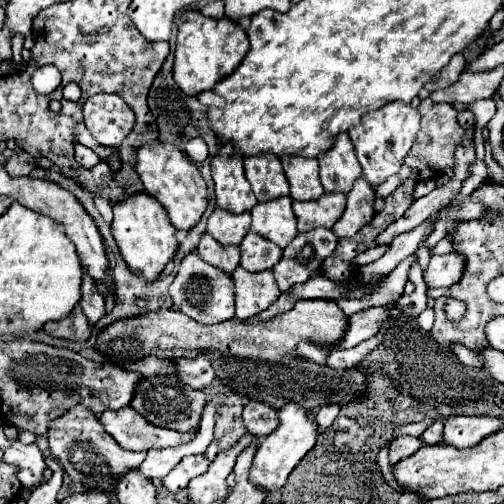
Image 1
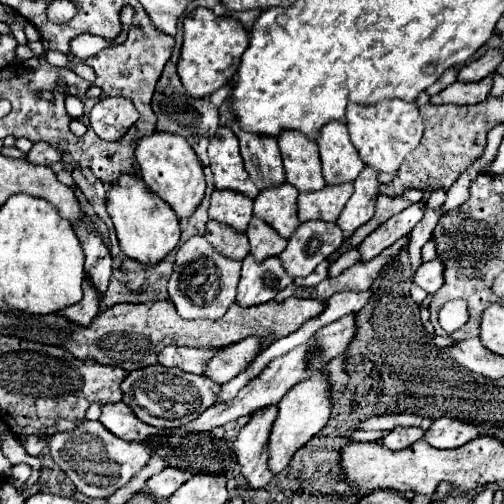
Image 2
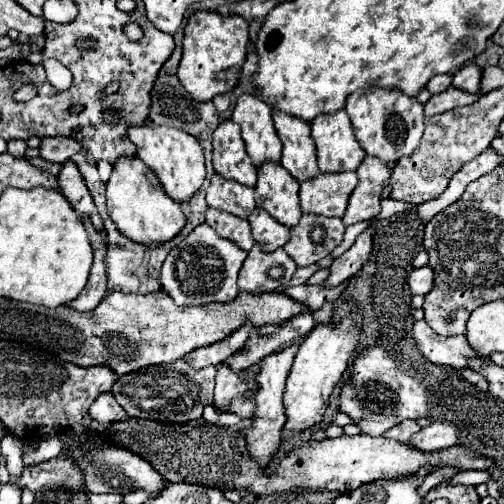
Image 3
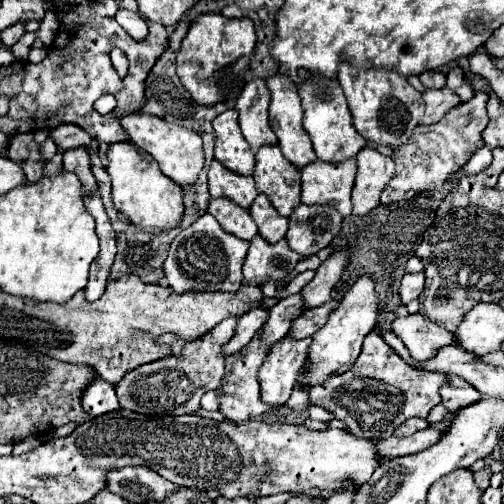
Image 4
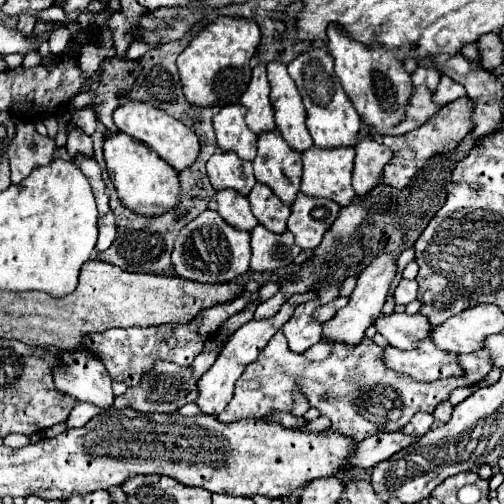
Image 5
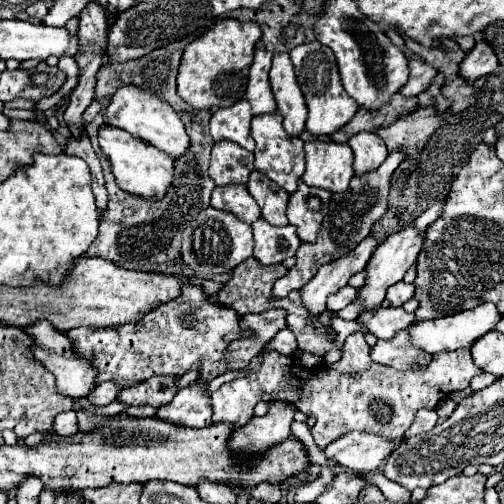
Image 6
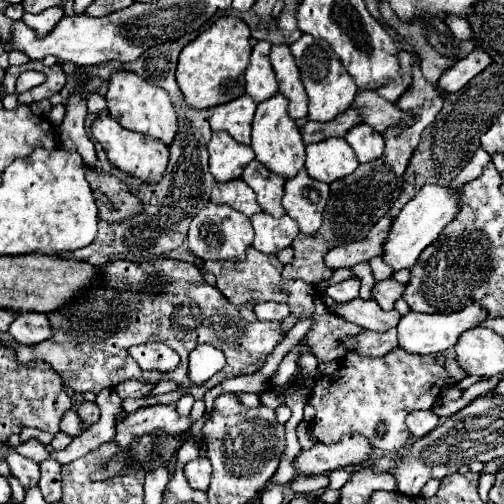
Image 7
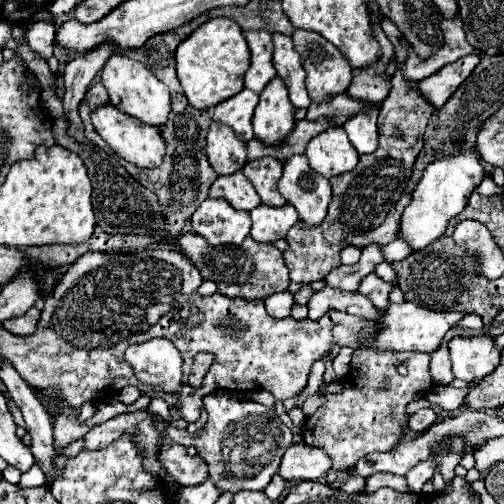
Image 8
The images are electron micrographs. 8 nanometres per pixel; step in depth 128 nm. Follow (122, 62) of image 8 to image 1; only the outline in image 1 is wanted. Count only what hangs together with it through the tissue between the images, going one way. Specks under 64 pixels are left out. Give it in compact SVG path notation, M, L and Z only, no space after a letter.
M150 142L138 150L136 172L138 172L146 192L150 196L154 196L166 208L168 218L176 230L188 232L190 228L196 226L196 222L200 222L200 218L208 206L206 182L198 170L198 166L184 152L180 152L172 144Z

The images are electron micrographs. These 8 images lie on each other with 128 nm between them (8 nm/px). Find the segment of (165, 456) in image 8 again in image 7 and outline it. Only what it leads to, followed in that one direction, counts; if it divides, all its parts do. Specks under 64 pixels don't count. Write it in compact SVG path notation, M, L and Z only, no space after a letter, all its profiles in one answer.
M200 456L200 458L196 458L196 460L192 460L192 462L186 464L184 474L188 478L188 484L194 490L206 492L208 490L208 484L210 484L210 478L212 478L212 466L208 464L208 458Z

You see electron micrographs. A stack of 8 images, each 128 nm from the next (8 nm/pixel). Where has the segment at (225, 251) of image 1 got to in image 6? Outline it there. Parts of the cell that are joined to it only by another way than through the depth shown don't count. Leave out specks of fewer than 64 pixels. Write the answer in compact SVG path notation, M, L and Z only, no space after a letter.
M240 184L238 186L218 186L212 194L210 206L230 212L246 224L252 224L254 220L260 218L260 208L256 200L250 196L246 186L240 186Z

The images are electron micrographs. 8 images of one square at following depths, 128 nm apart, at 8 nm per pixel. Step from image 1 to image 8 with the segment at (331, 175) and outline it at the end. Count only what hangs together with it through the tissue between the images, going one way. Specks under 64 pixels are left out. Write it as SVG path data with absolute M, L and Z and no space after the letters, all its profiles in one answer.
M294 30L292 34L294 48L302 58L302 68L306 70L306 88L314 102L328 102L338 94L344 94L348 86L352 84L352 68L344 56L340 56L340 50L334 48L334 44L328 44L320 34L308 32L308 30Z

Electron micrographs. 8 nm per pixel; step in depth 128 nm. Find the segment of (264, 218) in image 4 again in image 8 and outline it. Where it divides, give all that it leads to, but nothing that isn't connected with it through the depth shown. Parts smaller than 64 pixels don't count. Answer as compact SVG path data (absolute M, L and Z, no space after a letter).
M272 156L250 160L242 168L242 172L254 184L256 192L260 194L260 198L266 206L280 208L280 206L286 204L286 200L280 196L280 192L276 188L278 180L280 180L280 172L282 172L282 162L280 160L276 160Z

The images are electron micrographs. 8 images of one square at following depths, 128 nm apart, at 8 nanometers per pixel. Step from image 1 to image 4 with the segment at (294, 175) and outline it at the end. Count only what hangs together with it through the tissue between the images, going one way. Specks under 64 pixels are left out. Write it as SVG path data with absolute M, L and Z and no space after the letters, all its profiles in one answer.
M276 74L272 78L266 80L272 102L270 102L270 126L274 130L274 134L278 136L278 146L282 150L282 154L286 156L286 160L290 164L294 164L296 168L304 168L310 162L316 160L316 154L312 150L312 142L308 138L308 134L302 128L302 106L300 106L300 96L296 86L284 76L284 74Z

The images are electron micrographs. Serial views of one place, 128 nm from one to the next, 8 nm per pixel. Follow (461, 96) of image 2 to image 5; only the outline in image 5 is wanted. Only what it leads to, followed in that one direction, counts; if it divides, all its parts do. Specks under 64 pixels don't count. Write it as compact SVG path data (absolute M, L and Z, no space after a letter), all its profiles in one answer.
M418 86L418 88L414 90L412 100L410 100L410 106L408 106L408 110L406 110L406 120L404 120L404 124L398 124L398 126L394 126L394 128L388 128L388 130L384 130L384 134L394 134L394 136L398 136L398 134L410 132L410 130L422 126L424 122L428 122L428 120L442 108L442 106L438 106L438 104L432 100L432 96L434 96L432 90L428 90L426 86Z

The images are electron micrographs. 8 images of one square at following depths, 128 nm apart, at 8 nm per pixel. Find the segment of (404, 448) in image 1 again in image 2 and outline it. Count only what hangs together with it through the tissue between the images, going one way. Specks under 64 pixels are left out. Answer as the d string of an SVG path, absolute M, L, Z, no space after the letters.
M394 428L390 432L390 436L384 438L384 446L390 450L400 450L400 448L408 448L414 442L418 442L424 436L424 432L420 428Z

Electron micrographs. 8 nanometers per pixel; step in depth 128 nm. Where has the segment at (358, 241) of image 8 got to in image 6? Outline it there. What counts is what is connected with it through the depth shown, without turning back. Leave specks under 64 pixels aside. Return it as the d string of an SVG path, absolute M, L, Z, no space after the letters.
M364 238L350 254L324 264L318 270L318 274L300 290L300 298L304 300L304 306L308 308L308 312L312 312L312 316L320 316L326 310L326 298L346 286L350 276L364 270L376 246L376 238Z

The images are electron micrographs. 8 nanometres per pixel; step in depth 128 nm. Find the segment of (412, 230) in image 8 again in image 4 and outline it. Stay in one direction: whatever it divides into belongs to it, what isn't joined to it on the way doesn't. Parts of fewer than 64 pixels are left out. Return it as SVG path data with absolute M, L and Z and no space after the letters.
M360 276L356 284L344 294L338 308L328 316L328 322L324 324L324 328L320 328L320 332L312 336L312 344L308 348L308 356L304 364L304 374L298 380L302 388L320 386L332 374L342 374L352 368L352 364L356 362L362 350L362 342L366 334L370 334L376 324L376 310L378 310L376 304L378 300L374 292L374 280L370 276Z

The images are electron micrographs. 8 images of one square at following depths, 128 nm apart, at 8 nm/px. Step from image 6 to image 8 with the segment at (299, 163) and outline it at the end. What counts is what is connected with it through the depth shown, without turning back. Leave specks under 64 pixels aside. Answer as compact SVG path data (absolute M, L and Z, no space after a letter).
M276 76L260 94L254 110L254 134L266 146L282 146L294 128L294 106L284 82Z

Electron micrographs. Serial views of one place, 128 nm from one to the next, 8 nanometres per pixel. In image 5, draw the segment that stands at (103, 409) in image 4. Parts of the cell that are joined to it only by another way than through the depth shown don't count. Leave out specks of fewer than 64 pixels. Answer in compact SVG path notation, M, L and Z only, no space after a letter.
M88 350L64 352L62 362L64 366L54 372L54 382L60 392L98 408L108 408L114 404L112 380L96 356Z

